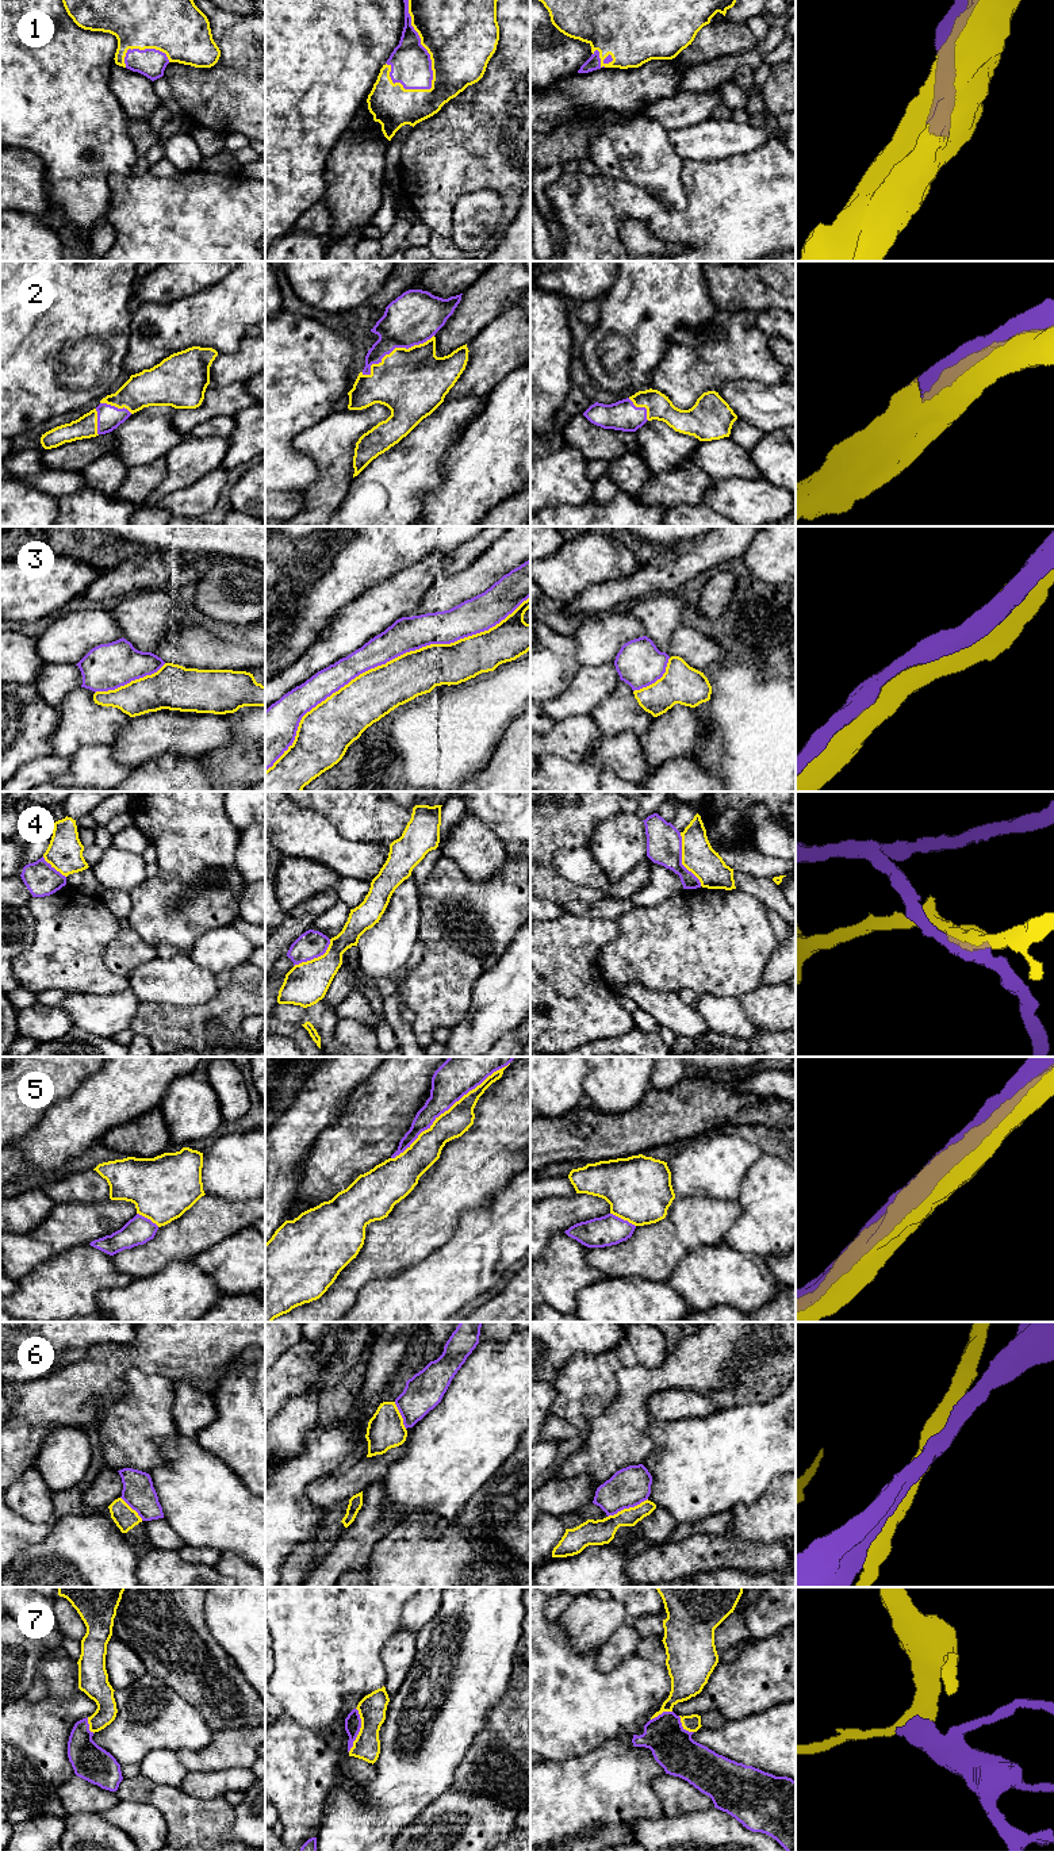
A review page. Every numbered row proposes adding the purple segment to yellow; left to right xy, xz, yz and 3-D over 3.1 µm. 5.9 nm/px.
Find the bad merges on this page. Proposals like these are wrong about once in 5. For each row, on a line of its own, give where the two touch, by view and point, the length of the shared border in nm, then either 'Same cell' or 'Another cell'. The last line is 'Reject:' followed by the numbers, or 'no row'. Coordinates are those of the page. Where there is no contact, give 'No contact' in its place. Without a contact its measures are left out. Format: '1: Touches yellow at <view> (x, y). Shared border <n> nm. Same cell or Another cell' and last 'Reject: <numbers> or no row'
1: Touches yellow at xz (421, 43). Shared border 550 nm. Same cell
2: Touches yellow at xz (395, 348). Shared border 500 nm. Same cell
3: Touches yellow at xz (390, 660). Shared border 1900 nm. Same cell
4: Touches yellow at yz (682, 859). Shared border 340 nm. Another cell
5: Touches yellow at xz (451, 1107). Shared border 900 nm. Same cell
6: Touches yellow at yz (627, 1509). Shared border 260 nm. Another cell
7: Touches yellow at xz (360, 1729). Shared border 260 nm. Same cell
Reject: 4, 6

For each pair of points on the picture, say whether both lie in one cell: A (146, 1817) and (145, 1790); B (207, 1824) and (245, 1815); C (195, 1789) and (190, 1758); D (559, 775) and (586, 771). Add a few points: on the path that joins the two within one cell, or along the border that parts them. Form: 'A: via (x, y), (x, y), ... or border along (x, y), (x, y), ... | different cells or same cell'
A: border along (121, 1798), (149, 1802), (161, 1815), (167, 1825) | different cells
B: border along (234, 1805), (230, 1836) | different cells
C: border along (223, 1770), (188, 1773) | different cells
D: via (566, 775), (579, 775) | same cell

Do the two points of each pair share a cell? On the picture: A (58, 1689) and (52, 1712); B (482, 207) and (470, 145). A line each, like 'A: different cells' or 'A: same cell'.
A: different cells
B: different cells

